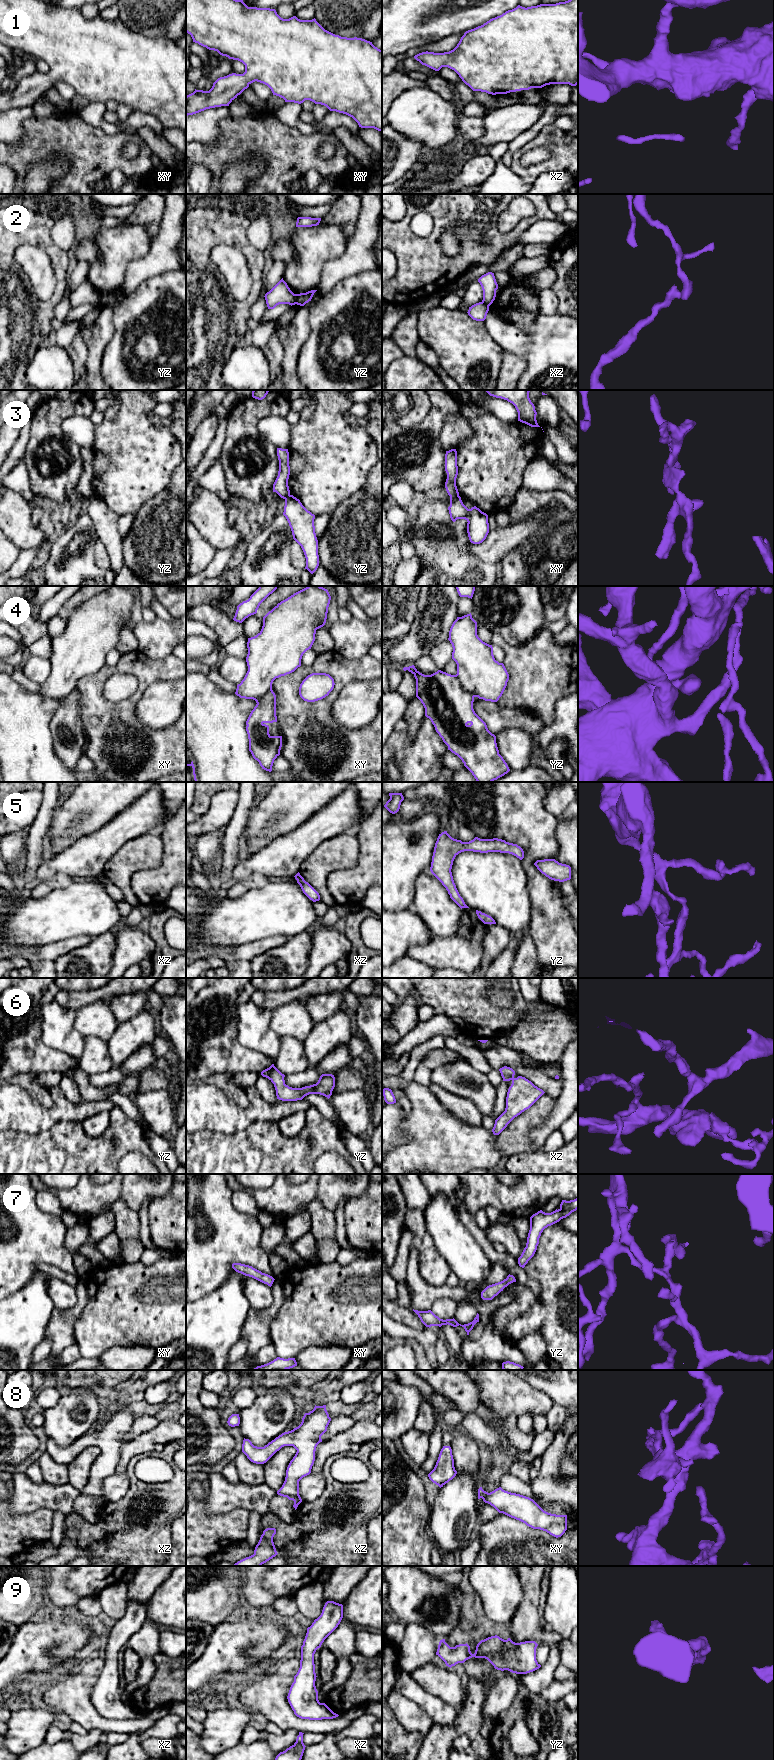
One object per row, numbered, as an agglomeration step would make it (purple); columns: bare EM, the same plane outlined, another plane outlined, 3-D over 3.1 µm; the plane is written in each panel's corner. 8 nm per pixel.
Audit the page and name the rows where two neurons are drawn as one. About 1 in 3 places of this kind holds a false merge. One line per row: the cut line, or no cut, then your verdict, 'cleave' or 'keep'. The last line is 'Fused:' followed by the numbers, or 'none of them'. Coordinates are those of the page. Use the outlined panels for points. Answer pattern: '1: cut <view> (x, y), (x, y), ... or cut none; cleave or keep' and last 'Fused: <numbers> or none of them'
1: cut none; keep
2: cut yz (294, 294), (296, 303); cleave
3: cut xy (458, 495), (450, 498); cleave
4: cut none; keep
5: cut none; keep
6: cut none; keep
7: cut none; keep
8: cut none; keep
9: cut none; keep
Fused: 2, 3

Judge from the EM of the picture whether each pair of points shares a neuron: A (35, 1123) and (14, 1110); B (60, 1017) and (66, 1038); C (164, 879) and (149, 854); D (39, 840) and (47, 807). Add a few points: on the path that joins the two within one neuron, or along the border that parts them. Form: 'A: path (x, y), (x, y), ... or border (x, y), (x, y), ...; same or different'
A: path (30, 1118), (26, 1114), (19, 1112); same
B: path (60, 1022), (61, 1033); same
C: border (163, 844), (162, 862), (157, 867), (135, 872); different
D: path (39, 832), (45, 815); same

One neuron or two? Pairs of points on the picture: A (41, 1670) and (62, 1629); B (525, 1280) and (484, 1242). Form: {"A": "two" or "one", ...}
{"A": "one", "B": "one"}

